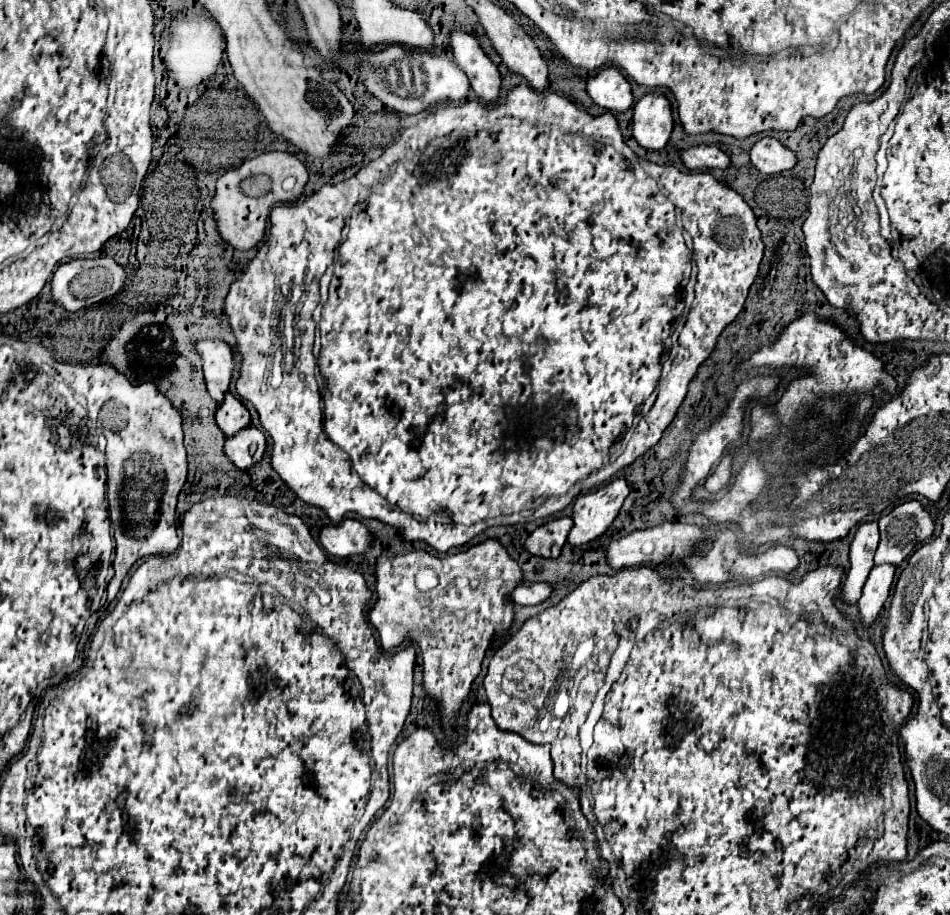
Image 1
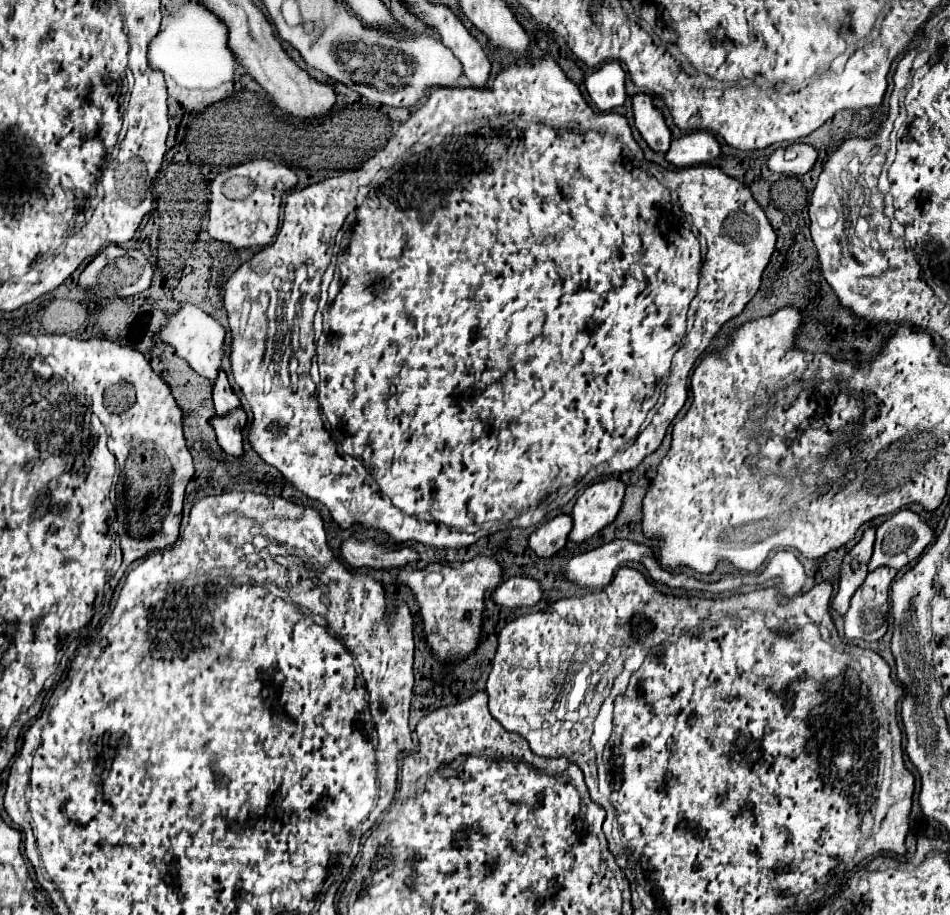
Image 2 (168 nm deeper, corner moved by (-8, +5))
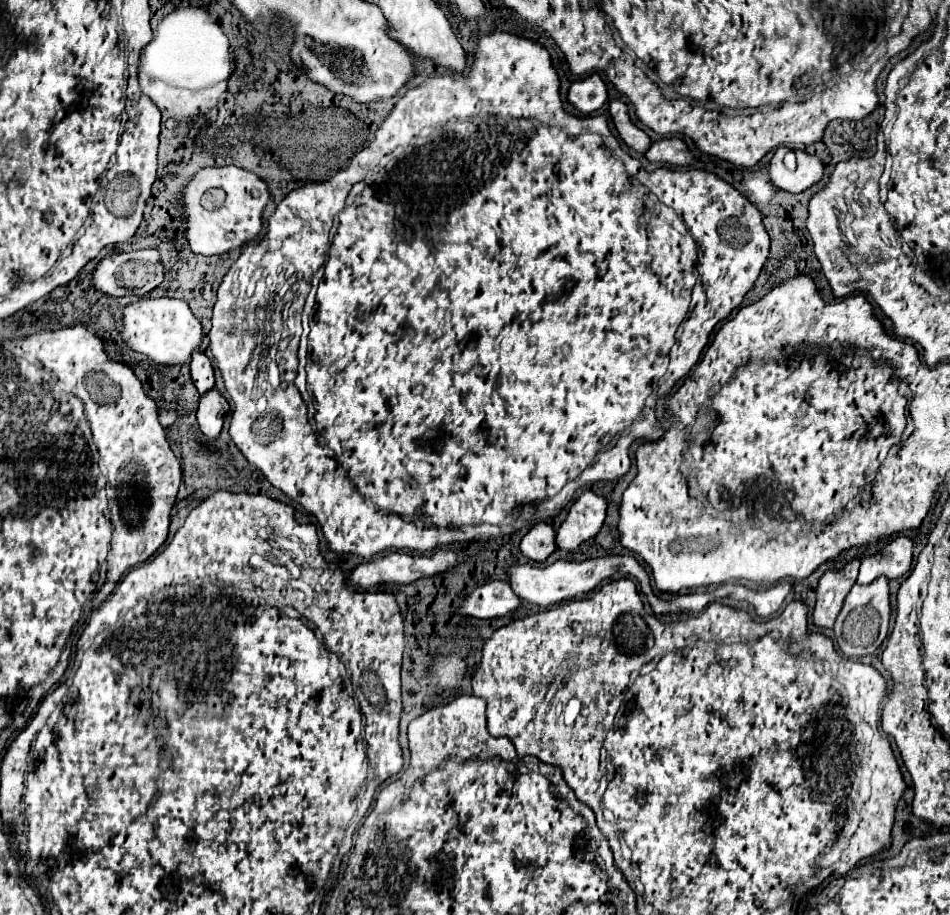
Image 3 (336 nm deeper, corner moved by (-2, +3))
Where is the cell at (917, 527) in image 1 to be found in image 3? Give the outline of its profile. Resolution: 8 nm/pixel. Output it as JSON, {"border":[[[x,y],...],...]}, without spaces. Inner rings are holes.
{"border":[[[898,535],[878,551],[864,553],[858,583],[866,585],[880,575],[886,575],[888,579],[904,575],[912,567],[912,549],[914,549],[912,539]]]}

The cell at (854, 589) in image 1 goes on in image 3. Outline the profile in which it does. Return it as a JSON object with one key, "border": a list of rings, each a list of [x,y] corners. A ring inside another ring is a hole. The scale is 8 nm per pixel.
{"border":[[[854,557],[842,569],[830,569],[822,575],[820,587],[818,587],[818,601],[816,601],[816,607],[812,613],[812,619],[816,625],[820,625],[820,627],[834,625],[834,621],[842,609],[844,597],[856,583],[858,567],[860,567],[860,559]]]}

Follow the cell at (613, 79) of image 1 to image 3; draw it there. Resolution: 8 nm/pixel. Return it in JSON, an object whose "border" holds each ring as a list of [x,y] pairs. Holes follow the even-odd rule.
{"border":[[[592,73],[584,79],[578,79],[570,85],[568,101],[580,111],[580,113],[592,113],[600,109],[608,101],[608,89],[606,83],[598,73]]]}

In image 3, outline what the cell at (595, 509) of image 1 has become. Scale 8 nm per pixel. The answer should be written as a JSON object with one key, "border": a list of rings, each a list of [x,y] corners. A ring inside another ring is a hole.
{"border":[[[584,491],[568,511],[566,521],[556,533],[560,549],[574,551],[580,543],[594,537],[606,517],[606,499],[594,491]]]}

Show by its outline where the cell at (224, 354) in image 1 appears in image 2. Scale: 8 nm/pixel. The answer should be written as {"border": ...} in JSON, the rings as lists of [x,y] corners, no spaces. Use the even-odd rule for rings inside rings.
{"border":[[[184,303],[178,311],[170,313],[166,323],[160,329],[160,339],[162,343],[170,345],[174,349],[174,353],[178,357],[182,357],[184,361],[188,361],[188,365],[202,377],[214,381],[222,363],[222,357],[226,355],[224,351],[224,327],[212,319],[210,315],[206,315],[200,307],[192,305],[192,303]]]}

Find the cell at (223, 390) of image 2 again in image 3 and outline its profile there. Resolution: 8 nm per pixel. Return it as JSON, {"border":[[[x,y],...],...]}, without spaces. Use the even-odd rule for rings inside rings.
{"border":[[[202,351],[194,353],[194,363],[190,363],[190,373],[192,373],[192,381],[194,381],[194,385],[196,385],[200,395],[204,395],[210,389],[214,389],[212,363],[210,363],[210,359]]]}

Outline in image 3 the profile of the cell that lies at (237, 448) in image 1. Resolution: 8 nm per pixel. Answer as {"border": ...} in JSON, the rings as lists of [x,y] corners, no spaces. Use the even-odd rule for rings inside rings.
{"border":[[[212,389],[210,393],[200,397],[196,415],[198,415],[200,429],[206,437],[210,437],[210,439],[220,437],[222,427],[224,427],[224,417],[226,417],[228,409],[230,409],[228,401],[216,389]]]}

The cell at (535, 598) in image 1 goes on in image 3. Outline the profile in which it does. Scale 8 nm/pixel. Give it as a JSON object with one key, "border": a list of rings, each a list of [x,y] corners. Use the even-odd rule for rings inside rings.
{"border":[[[496,579],[496,581],[484,583],[482,587],[466,595],[460,607],[460,613],[478,617],[478,619],[490,619],[490,617],[502,617],[518,609],[520,603],[522,599],[510,589],[510,585],[506,581]]]}

